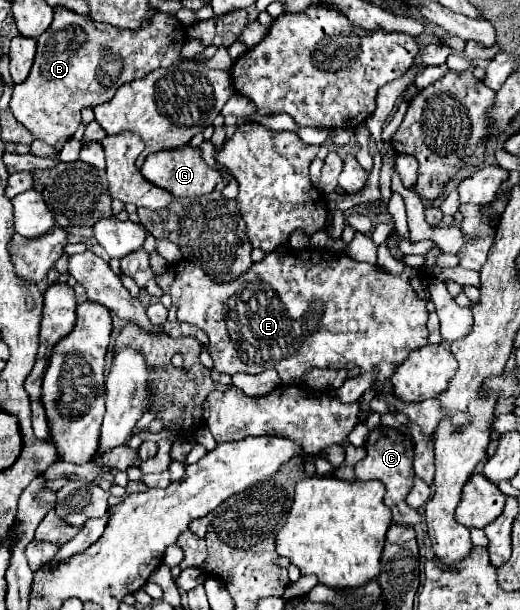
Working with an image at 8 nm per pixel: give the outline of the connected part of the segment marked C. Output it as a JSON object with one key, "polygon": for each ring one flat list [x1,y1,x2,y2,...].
{"polygon":[[377,427,369,433,367,437,367,457,363,461,359,461,355,465,355,479,357,481,371,481,371,479,379,479,381,483,385,483,387,487,387,507,393,513,393,521,401,523,401,525,417,525,421,521,421,515,415,509,409,509,409,505,405,503,405,495,411,491,413,487,413,457,415,457,415,449,411,443,411,437,391,429,391,427]]}

